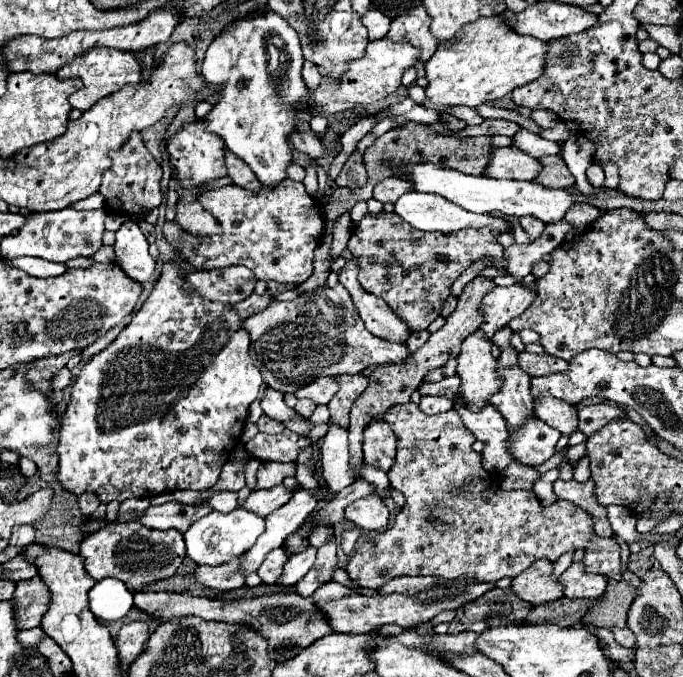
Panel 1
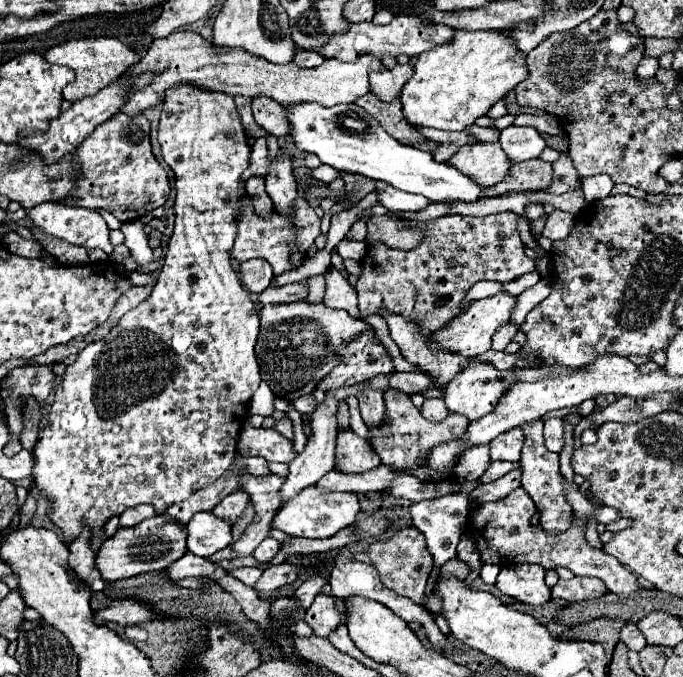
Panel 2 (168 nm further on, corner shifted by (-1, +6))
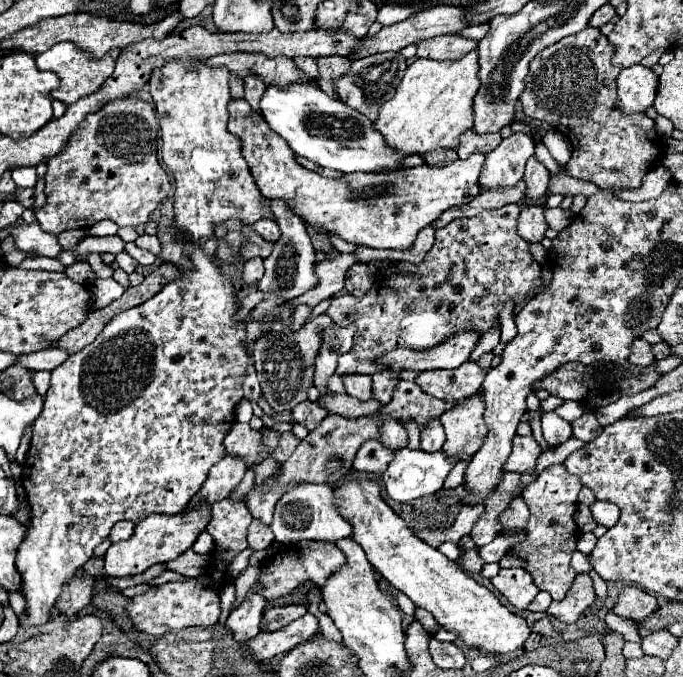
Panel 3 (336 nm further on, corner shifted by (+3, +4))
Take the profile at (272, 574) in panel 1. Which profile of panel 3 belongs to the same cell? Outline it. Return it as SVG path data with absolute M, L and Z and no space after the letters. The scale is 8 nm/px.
M253 519L251 525L249 525L247 541L249 541L249 547L251 547L253 551L269 549L269 545L273 543L273 531L271 531L269 525L261 523L259 519Z

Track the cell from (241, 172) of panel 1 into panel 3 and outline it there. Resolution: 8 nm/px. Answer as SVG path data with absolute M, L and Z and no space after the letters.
M263 219L263 221L255 223L253 229L255 229L265 241L269 241L269 243L275 243L275 241L279 239L279 235L281 235L277 223L275 223L275 221L269 221L269 219Z

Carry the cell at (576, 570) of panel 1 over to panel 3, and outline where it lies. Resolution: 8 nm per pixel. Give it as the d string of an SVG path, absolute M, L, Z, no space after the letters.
M587 573L577 575L571 591L567 593L567 597L559 603L551 603L547 613L553 615L555 619L559 619L561 623L577 623L577 619L581 617L581 613L591 607L595 601L595 591L593 591L593 581Z

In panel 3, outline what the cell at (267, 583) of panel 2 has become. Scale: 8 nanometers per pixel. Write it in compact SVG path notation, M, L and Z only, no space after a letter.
M249 591L245 601L241 603L241 607L237 607L229 615L225 627L229 629L229 633L233 635L233 639L237 643L249 641L259 633L259 623L261 623L261 615L263 615L265 603L267 601L259 593Z

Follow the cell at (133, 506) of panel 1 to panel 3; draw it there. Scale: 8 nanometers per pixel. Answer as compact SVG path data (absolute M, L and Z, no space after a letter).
M119 521L119 523L115 523L111 533L109 533L111 543L119 543L123 539L129 539L133 535L133 529L135 529L135 523L131 523L131 521Z

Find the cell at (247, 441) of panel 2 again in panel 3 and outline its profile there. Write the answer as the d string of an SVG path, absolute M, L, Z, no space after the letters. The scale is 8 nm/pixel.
M235 423L231 427L231 431L227 433L223 445L225 445L225 449L231 455L245 459L245 463L249 467L255 465L255 459L259 455L265 455L267 453L267 449L261 443L261 433L259 431L253 431L249 427L249 423Z

